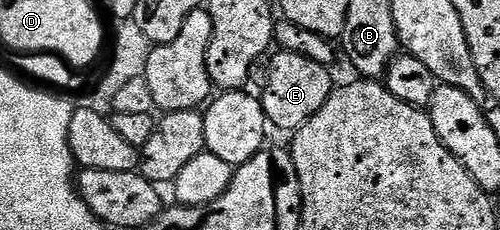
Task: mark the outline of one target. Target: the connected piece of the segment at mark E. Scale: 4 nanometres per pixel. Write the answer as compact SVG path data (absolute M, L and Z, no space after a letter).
M277 51L272 57L269 78L265 81L265 94L260 94L259 97L261 106L265 108L265 119L272 128L274 125L277 129L296 131L320 111L323 103L327 103L327 99L333 94L335 82L329 78L330 70L326 66L303 55Z

